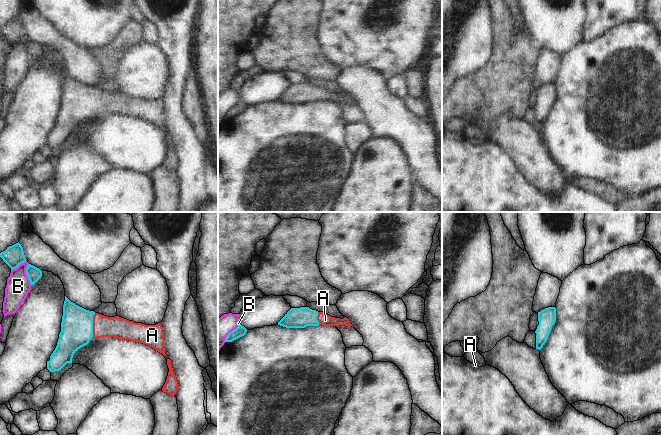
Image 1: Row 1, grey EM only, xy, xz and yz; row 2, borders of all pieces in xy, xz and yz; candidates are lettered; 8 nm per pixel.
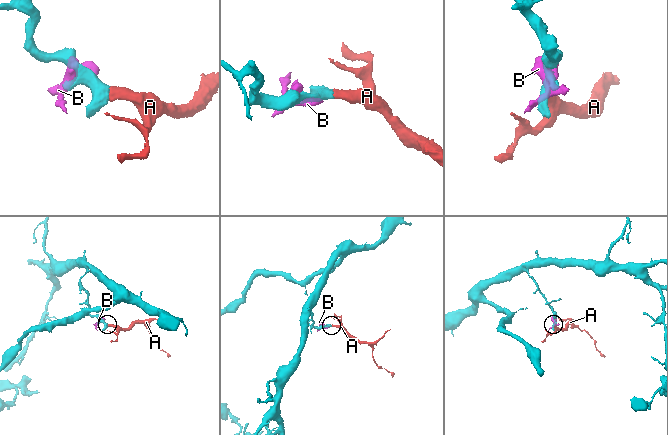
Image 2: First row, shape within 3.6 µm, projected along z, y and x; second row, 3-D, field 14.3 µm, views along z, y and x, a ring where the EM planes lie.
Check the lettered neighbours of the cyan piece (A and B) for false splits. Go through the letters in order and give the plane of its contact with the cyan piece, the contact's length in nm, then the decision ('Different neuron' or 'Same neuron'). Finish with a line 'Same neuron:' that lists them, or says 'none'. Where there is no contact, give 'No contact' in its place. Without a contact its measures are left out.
A: Touches cyan in xy. Shared border 190 nm. Same neuron
B: Touches cyan in xy. Shared border 220 nm. Different neuron
Same neuron: A.

